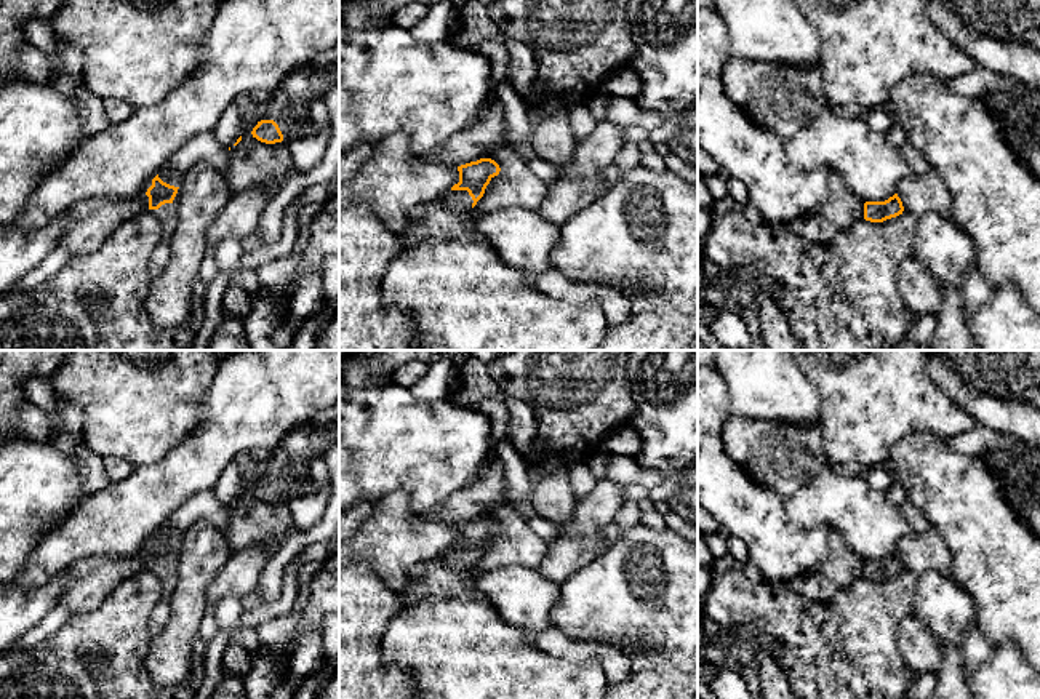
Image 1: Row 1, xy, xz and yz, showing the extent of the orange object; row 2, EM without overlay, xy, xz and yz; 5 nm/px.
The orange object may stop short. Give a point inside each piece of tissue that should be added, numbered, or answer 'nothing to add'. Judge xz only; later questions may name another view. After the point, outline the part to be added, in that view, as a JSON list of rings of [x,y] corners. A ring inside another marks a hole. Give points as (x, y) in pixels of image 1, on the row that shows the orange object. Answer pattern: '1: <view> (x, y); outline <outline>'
1: xz (453, 199); outline [[[448,190],[442,194],[437,200],[445,206],[456,208],[456,210],[472,208],[474,203],[467,190]]]

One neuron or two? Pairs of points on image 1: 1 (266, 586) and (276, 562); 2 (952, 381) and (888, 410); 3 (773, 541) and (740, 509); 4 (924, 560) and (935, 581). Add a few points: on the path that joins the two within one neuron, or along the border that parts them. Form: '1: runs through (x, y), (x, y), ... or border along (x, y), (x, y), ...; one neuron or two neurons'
1: runs through (271, 579), (276, 568); one neuron
2: border along (925, 367), (930, 378), (967, 411); two neurons
3: runs through (765, 533), (748, 515); one neuron
4: border along (948, 573), (925, 571), (919, 576); two neurons

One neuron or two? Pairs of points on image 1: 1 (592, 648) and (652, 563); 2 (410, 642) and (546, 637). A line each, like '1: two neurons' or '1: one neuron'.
1: two neurons
2: two neurons

